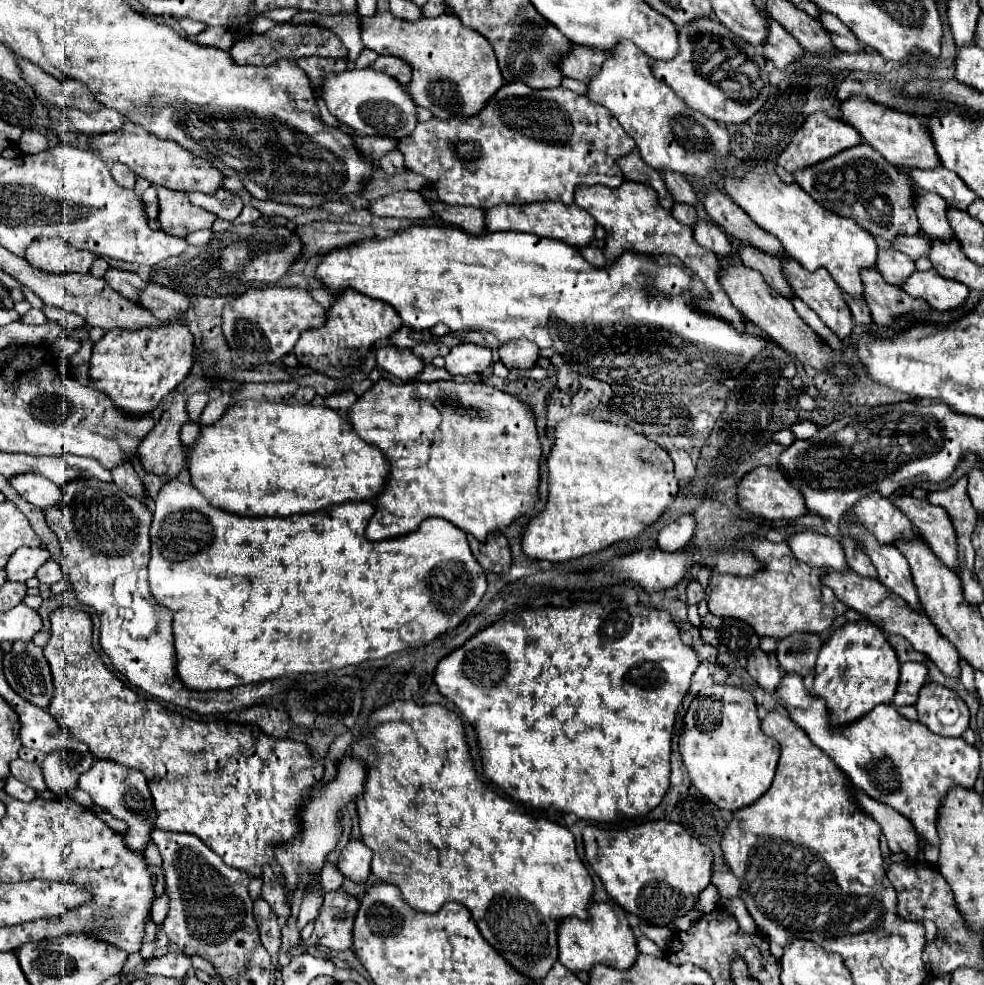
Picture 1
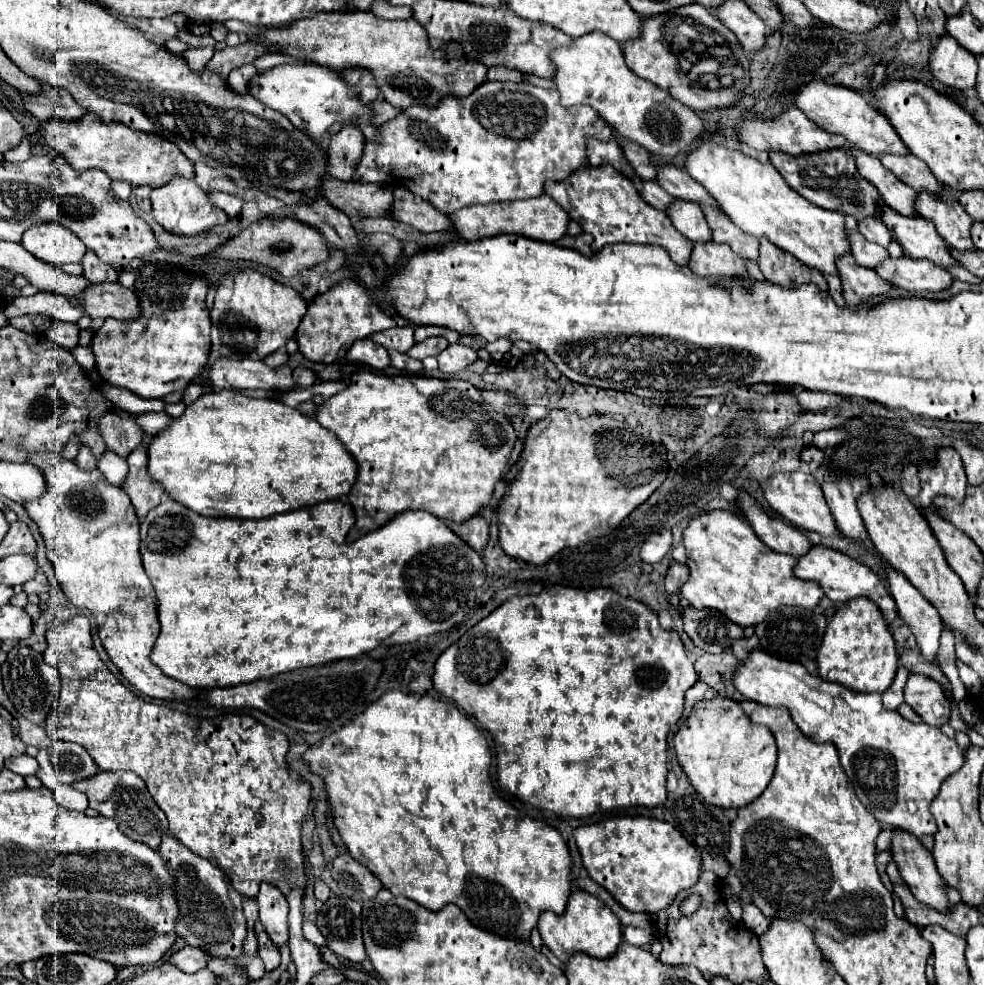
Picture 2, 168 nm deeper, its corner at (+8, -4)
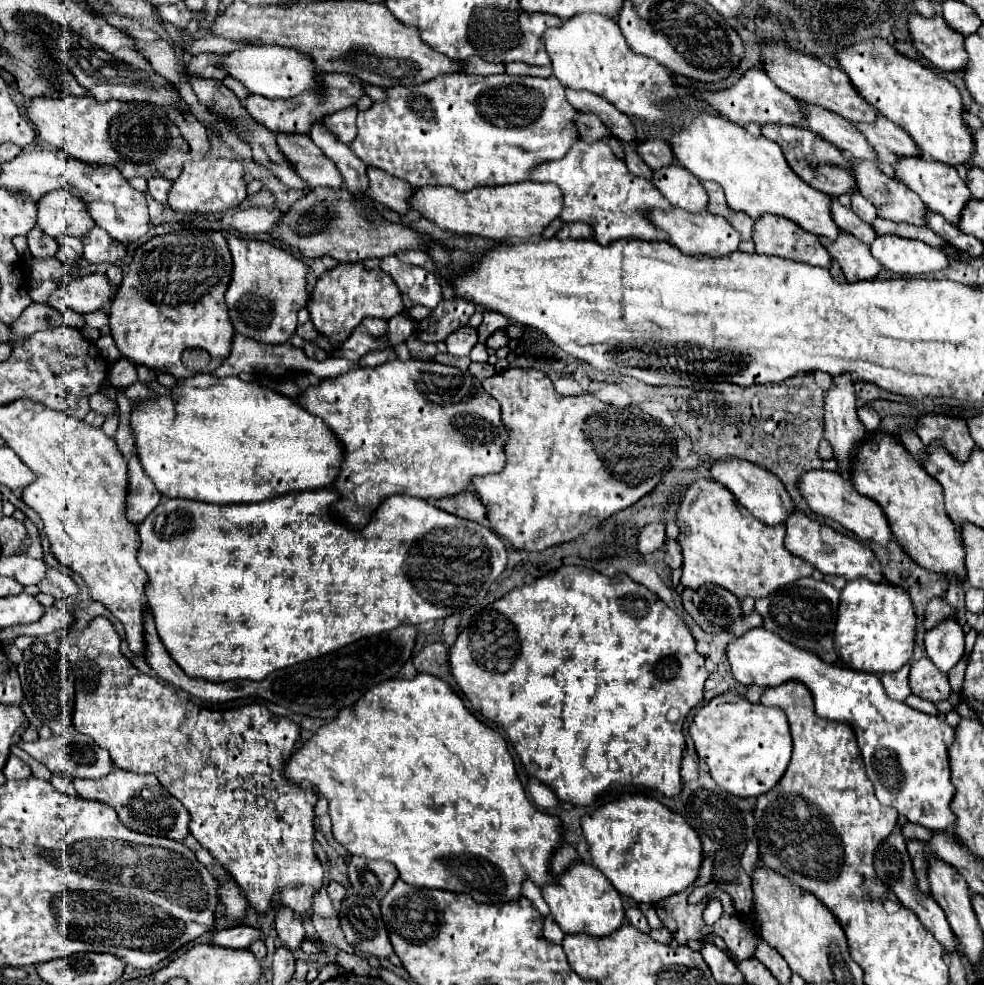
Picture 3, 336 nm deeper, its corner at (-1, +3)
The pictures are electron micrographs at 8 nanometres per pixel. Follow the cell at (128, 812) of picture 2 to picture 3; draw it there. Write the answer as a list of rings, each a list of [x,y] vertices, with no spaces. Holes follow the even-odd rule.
[[[114,768],[108,776],[98,778],[98,780],[76,778],[74,786],[76,786],[76,792],[82,798],[90,798],[90,800],[110,804],[118,812],[122,824],[130,830],[136,830],[136,832],[142,832],[142,834],[172,838],[172,840],[178,840],[178,842],[182,842],[190,834],[190,830],[188,830],[188,822],[190,822],[188,810],[182,806],[180,800],[170,798],[170,794],[160,786],[160,782],[152,774],[142,776],[142,774],[132,774],[132,772]]]

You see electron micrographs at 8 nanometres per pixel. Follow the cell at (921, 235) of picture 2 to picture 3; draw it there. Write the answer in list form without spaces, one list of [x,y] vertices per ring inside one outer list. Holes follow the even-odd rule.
[[[868,160],[854,162],[852,164],[852,174],[856,178],[860,194],[874,204],[880,218],[886,218],[886,220],[892,220],[892,222],[908,222],[908,224],[916,224],[916,226],[926,224],[924,222],[926,206],[922,204],[922,200],[918,196],[914,196],[914,192],[910,192],[910,188],[906,188],[906,184],[902,184],[896,178],[886,176],[880,168],[876,168],[876,164],[872,164]]]

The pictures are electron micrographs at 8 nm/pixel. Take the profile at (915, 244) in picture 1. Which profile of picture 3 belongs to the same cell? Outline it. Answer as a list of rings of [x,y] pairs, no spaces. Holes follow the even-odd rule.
[[[854,192],[852,194],[852,210],[856,216],[860,216],[864,222],[872,222],[876,218],[876,210],[874,206],[860,194],[860,192]]]

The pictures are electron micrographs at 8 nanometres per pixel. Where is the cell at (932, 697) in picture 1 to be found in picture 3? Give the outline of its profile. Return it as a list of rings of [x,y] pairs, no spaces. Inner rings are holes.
[[[918,658],[912,660],[912,668],[910,668],[910,688],[912,694],[930,700],[934,704],[938,704],[940,700],[948,700],[950,696],[950,682],[948,676],[942,674],[930,658]]]

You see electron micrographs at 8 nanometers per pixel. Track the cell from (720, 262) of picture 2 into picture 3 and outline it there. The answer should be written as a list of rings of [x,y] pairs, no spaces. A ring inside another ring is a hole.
[[[672,208],[670,212],[650,214],[650,220],[654,220],[654,224],[658,224],[658,228],[662,228],[662,232],[666,232],[670,236],[668,242],[672,242],[684,254],[728,256],[730,252],[738,250],[738,244],[740,244],[740,234],[734,232],[734,228],[730,228],[730,224],[726,220],[722,220],[722,216],[714,216],[708,210],[692,214],[682,208]]]

